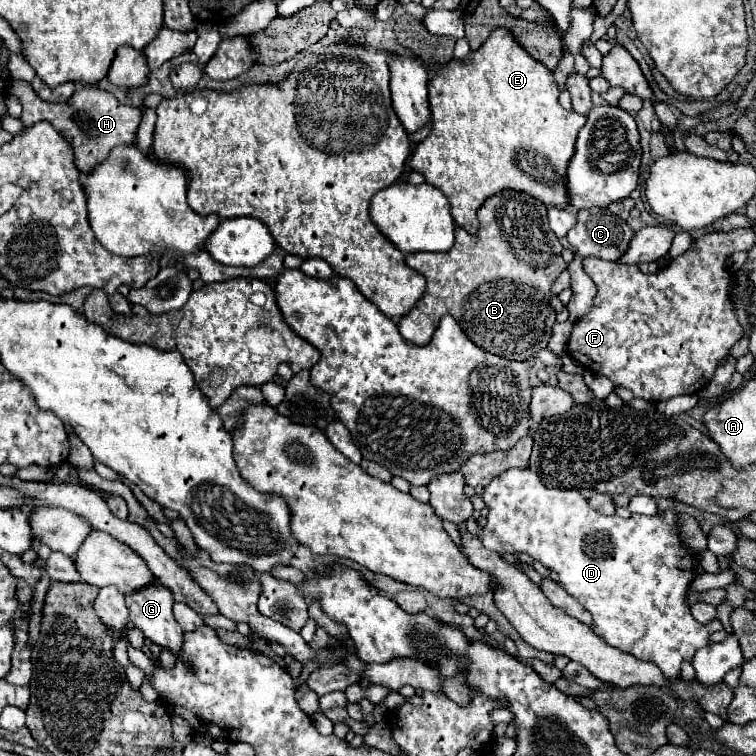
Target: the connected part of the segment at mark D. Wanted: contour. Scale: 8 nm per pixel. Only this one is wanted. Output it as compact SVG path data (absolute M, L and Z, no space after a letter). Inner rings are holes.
M507 469L505 473L497 475L487 487L485 487L485 493L483 493L483 501L485 505L491 509L489 515L487 515L487 531L483 527L483 533L481 533L481 541L483 545L489 549L489 551L495 551L495 553L515 553L515 551L525 551L531 555L531 559L535 561L541 561L547 569L555 571L559 575L559 583L561 587L571 595L575 597L593 617L593 625L591 625L591 631L601 637L605 643L609 643L611 647L615 649L621 649L637 659L643 659L643 661L651 661L655 663L663 677L667 677L669 681L675 681L681 677L681 665L683 661L691 661L693 659L693 653L707 645L709 643L709 637L711 633L715 631L721 631L723 625L721 621L711 621L707 625L699 623L693 619L691 611L689 611L689 603L687 603L687 589L695 577L695 571L697 571L697 565L695 565L695 559L697 559L697 553L693 553L681 539L681 521L679 521L679 513L675 509L665 509L665 511L659 511L657 515L631 515L629 519L621 519L617 515L601 515L597 511L593 511L589 505L587 505L587 499L581 495L581 493L575 493L575 491L567 491L567 489L549 489L545 487L541 481L539 481L539 475L529 471L529 469Z

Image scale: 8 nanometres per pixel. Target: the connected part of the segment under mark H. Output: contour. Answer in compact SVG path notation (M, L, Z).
M13 81L11 93L15 97L19 97L19 101L23 105L21 119L23 119L25 127L31 127L37 121L45 119L55 127L55 131L65 141L69 141L73 145L75 165L83 175L89 175L89 171L93 171L97 163L103 163L103 159L111 153L113 147L117 147L117 145L127 147L127 145L135 143L137 127L141 123L141 109L119 103L107 91L99 91L95 87L83 87L81 91L75 91L73 97L65 103L47 103L35 95L31 85L27 85L23 81Z

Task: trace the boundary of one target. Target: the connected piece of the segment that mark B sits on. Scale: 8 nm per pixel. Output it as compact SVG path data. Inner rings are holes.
M503 191L489 197L479 209L481 229L477 235L469 235L465 229L455 229L455 245L445 253L407 253L405 263L417 273L427 277L427 291L417 301L417 305L399 321L399 333L415 343L427 345L441 321L443 315L453 315L461 325L465 335L481 349L517 361L531 361L539 349L545 349L551 337L551 327L555 323L557 311L551 307L551 285L559 273L567 269L567 263L561 257L561 243L551 233L547 225L547 207L515 191Z

